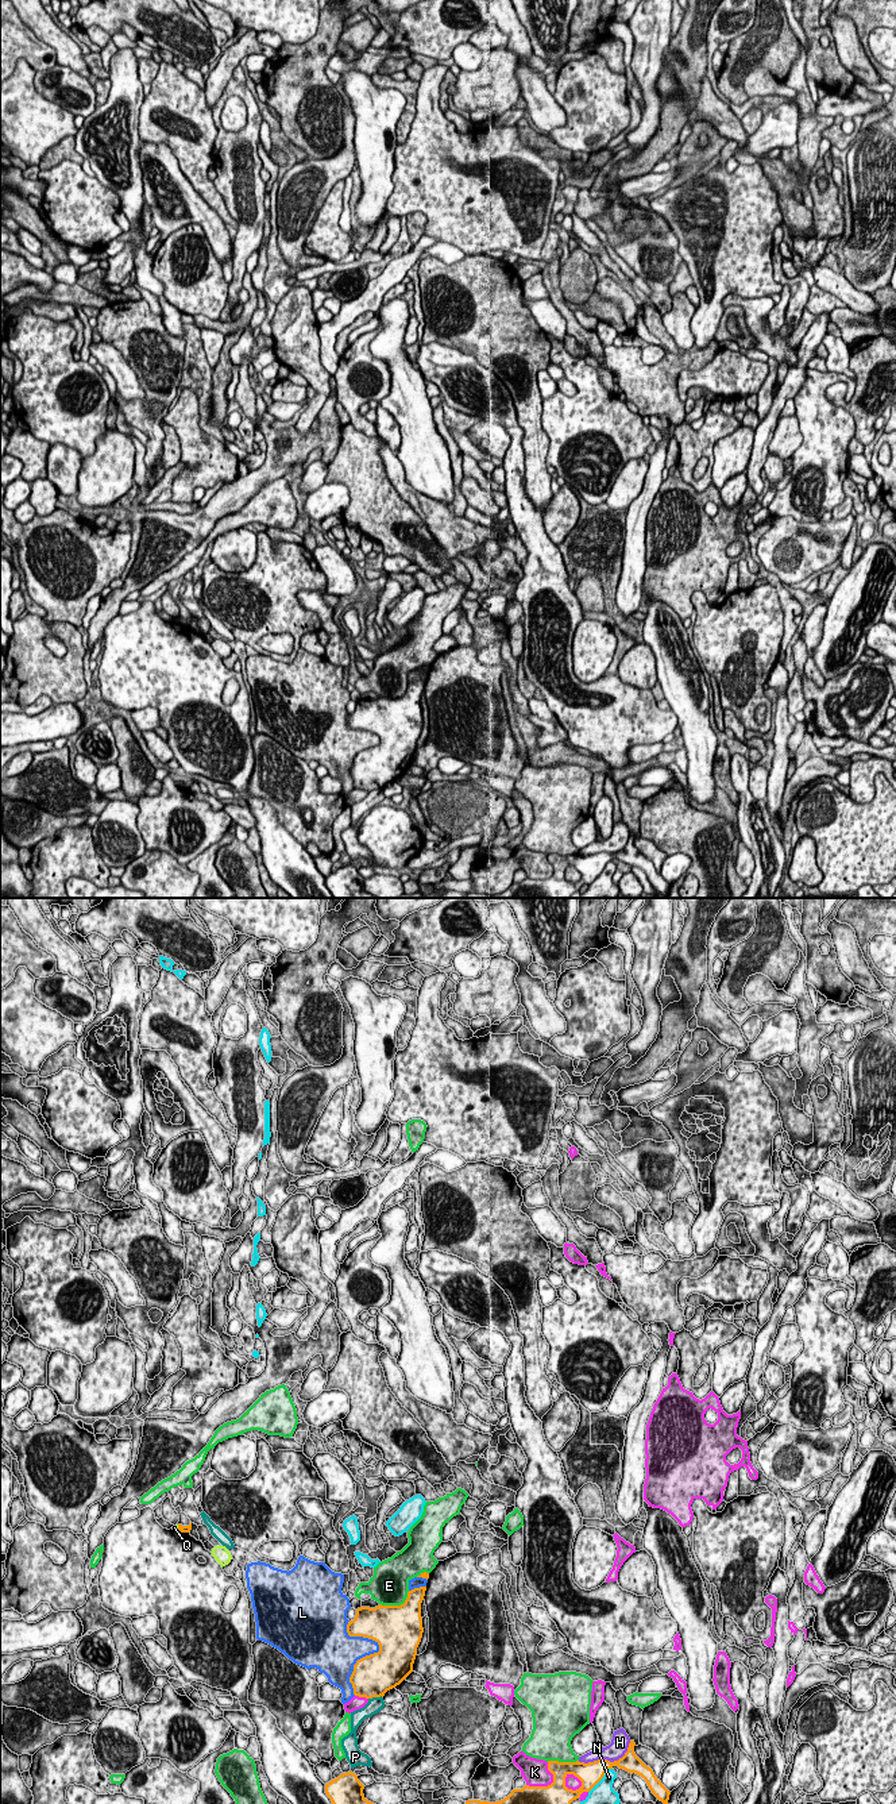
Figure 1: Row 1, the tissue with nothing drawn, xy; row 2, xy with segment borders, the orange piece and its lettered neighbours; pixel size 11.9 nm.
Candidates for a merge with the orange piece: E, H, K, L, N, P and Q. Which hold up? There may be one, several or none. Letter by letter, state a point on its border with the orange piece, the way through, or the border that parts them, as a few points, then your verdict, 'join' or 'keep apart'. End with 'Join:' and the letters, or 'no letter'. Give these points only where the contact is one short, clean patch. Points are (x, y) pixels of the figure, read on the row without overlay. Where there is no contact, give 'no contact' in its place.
E: contact xy (397, 698); keep apart
H: contact xy (607, 854); keep apart
K: contact xy (548, 878); keep apart
L: contact xy (374, 746); keep apart
N: contact xy (601, 871); keep apart
P: contact xy (375, 789); keep apart
Q: contact xy (178, 620); border xy (177, 617), (178, 623); keep apart
Join: no letter

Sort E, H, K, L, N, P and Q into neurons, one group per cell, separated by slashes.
E / H / K / L / N / P / Q

